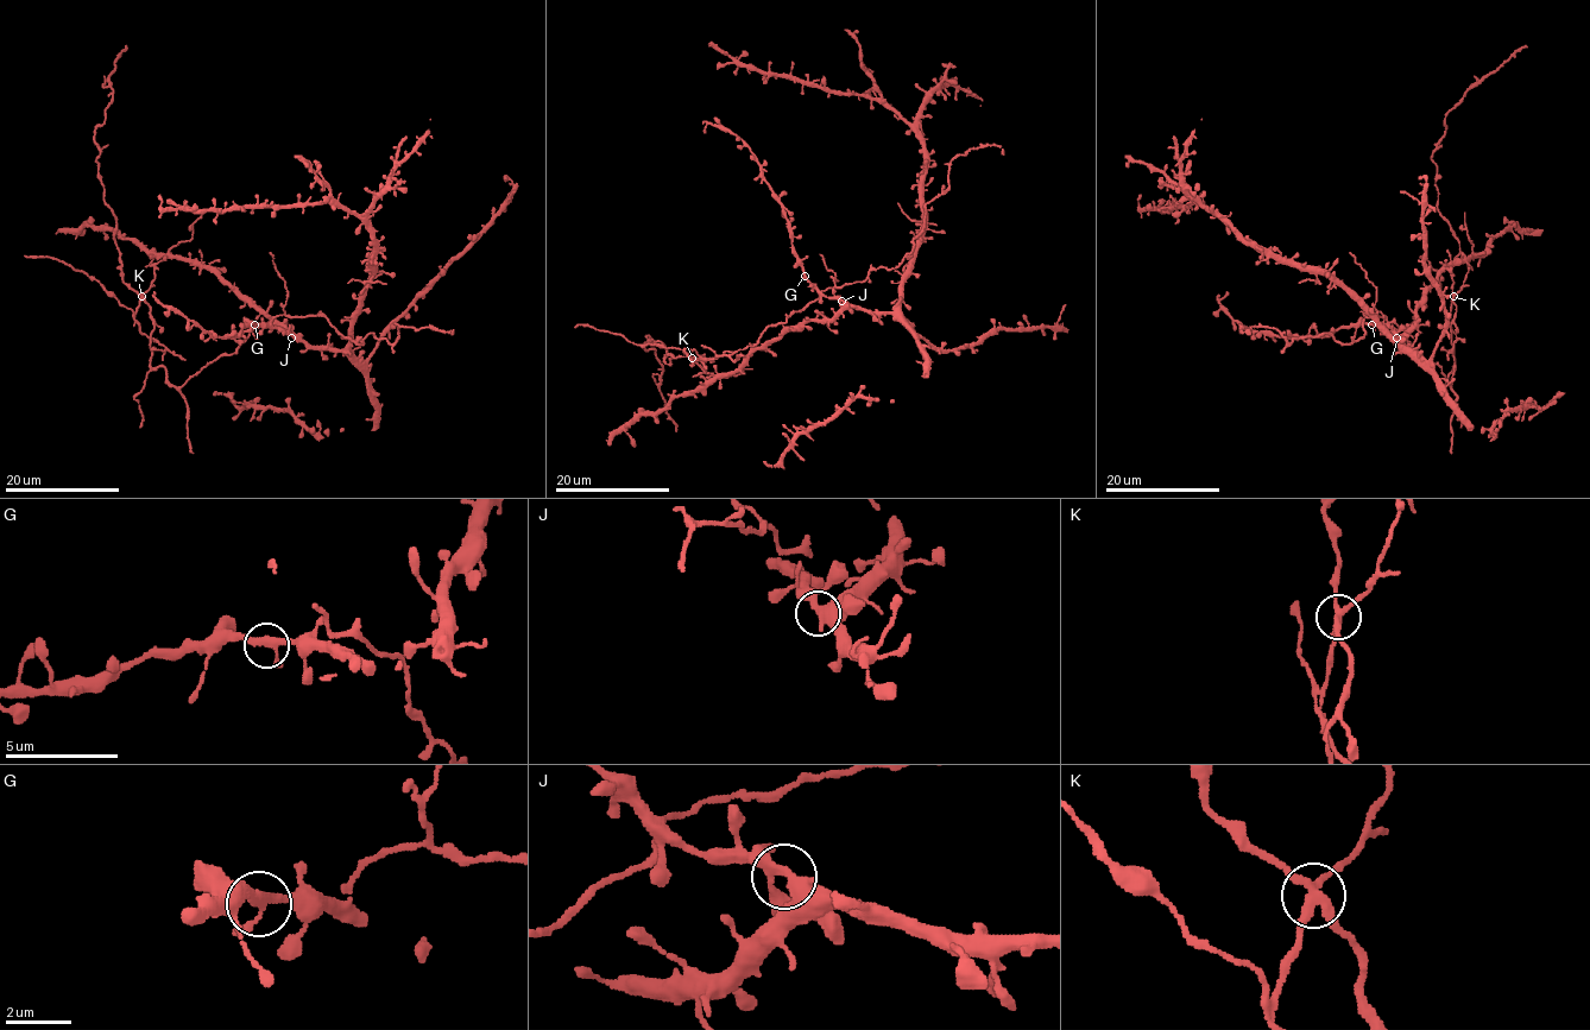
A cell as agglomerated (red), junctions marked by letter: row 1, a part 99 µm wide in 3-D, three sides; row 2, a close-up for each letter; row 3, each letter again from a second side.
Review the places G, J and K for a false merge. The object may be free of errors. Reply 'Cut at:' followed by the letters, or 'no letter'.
Cut at: K

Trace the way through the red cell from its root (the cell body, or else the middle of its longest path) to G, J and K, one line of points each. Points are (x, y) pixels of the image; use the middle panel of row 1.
G: (837, 315), (840, 303), (824, 296), (805, 276)
J: (837, 315), (841, 301)
K: (837, 315), (799, 322), (756, 349), (733, 371), (717, 376), (704, 372), (692, 356)

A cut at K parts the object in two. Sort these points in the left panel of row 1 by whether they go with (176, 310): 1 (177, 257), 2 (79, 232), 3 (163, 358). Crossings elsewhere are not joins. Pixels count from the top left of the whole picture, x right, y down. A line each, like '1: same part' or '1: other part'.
1: same part
2: same part
3: other part

